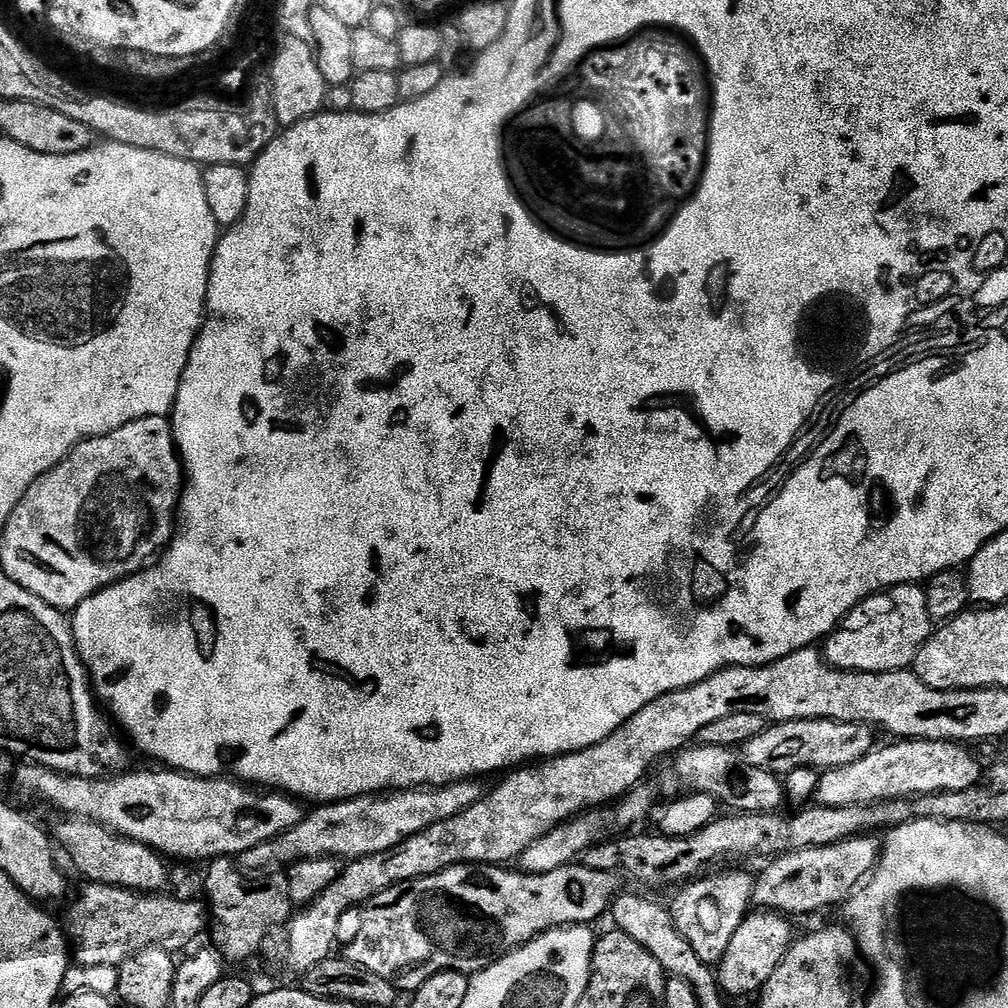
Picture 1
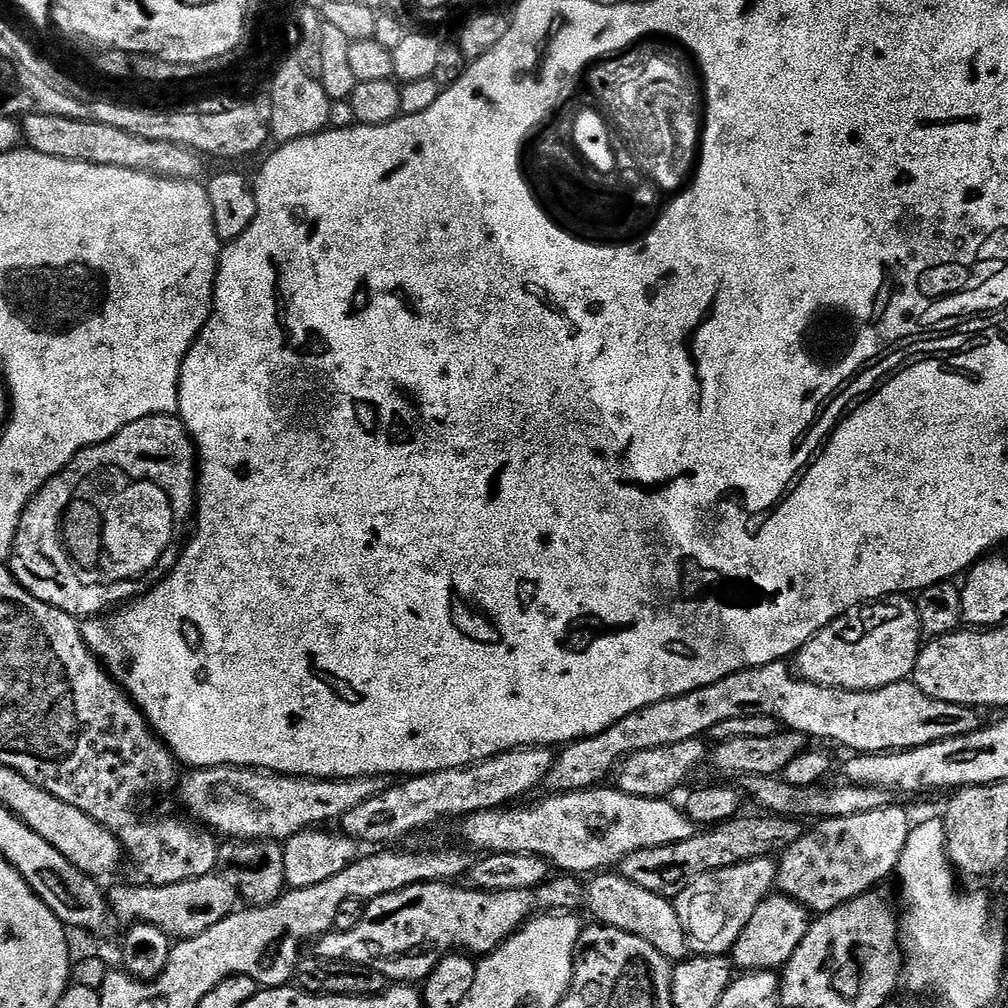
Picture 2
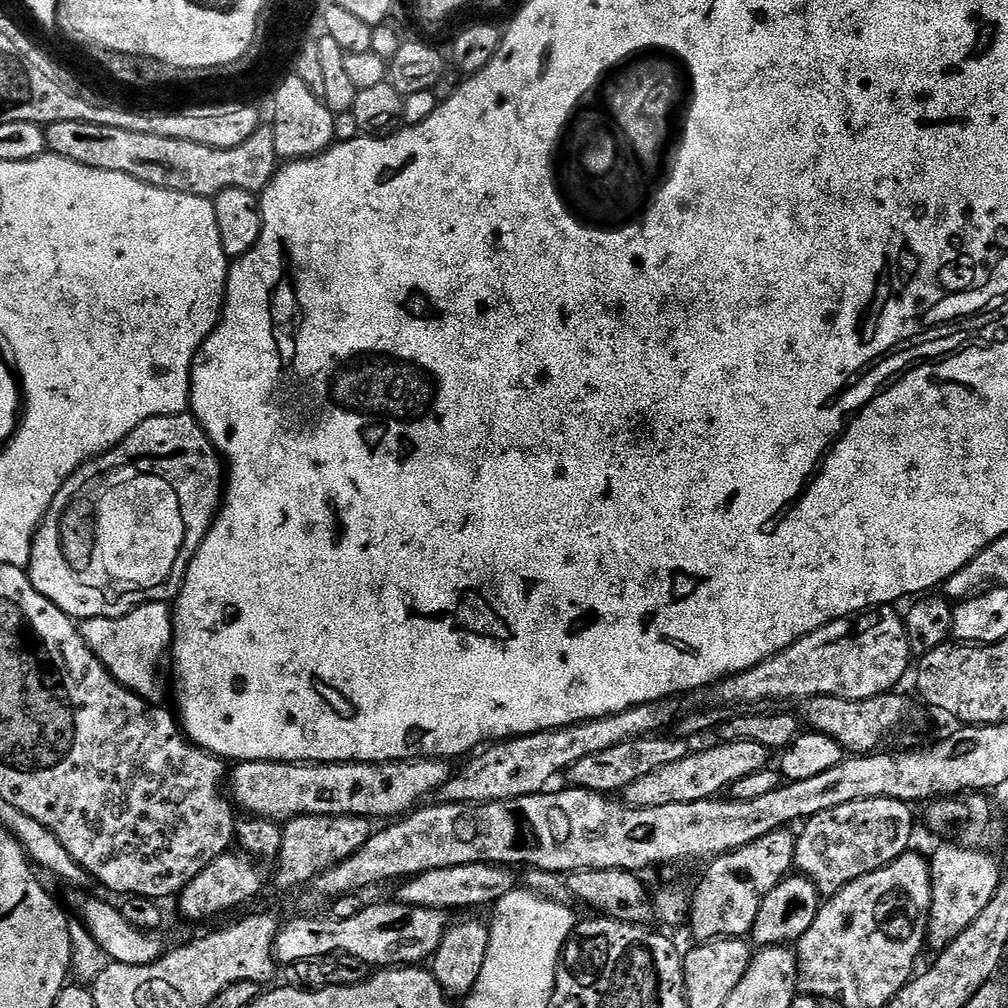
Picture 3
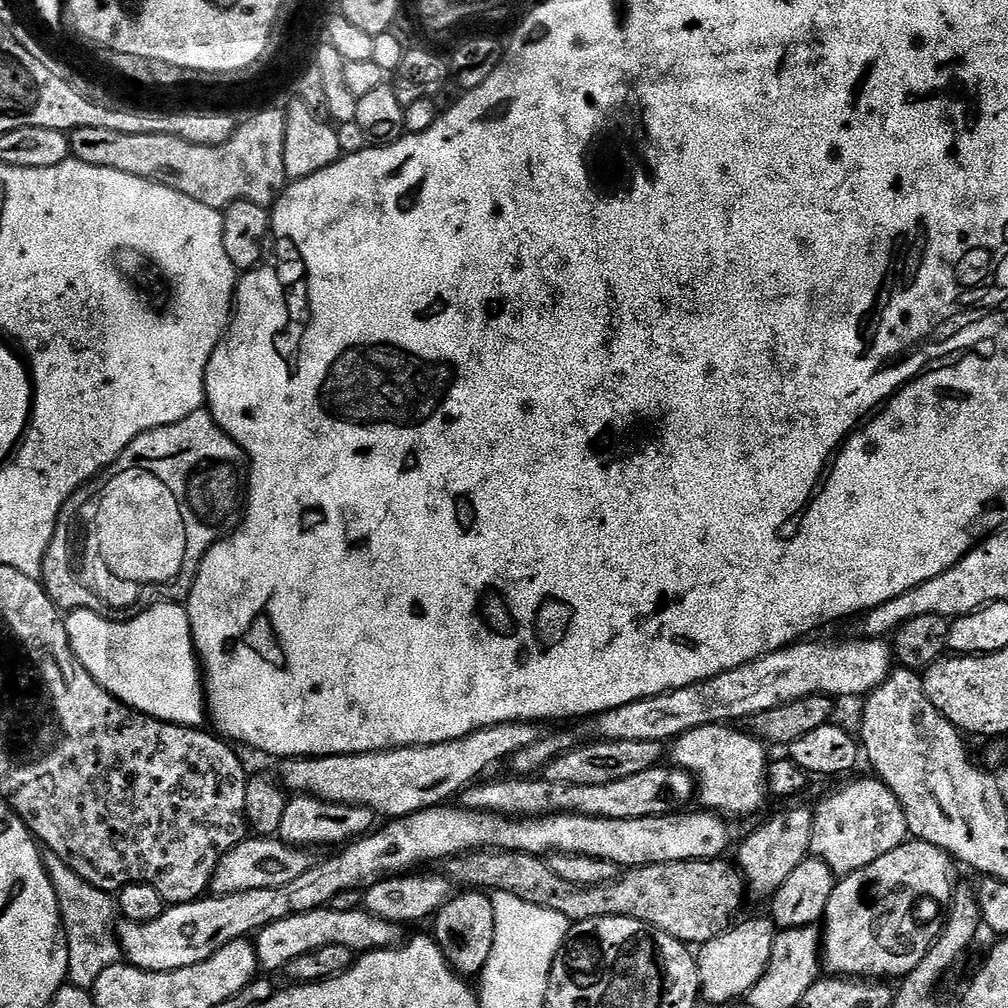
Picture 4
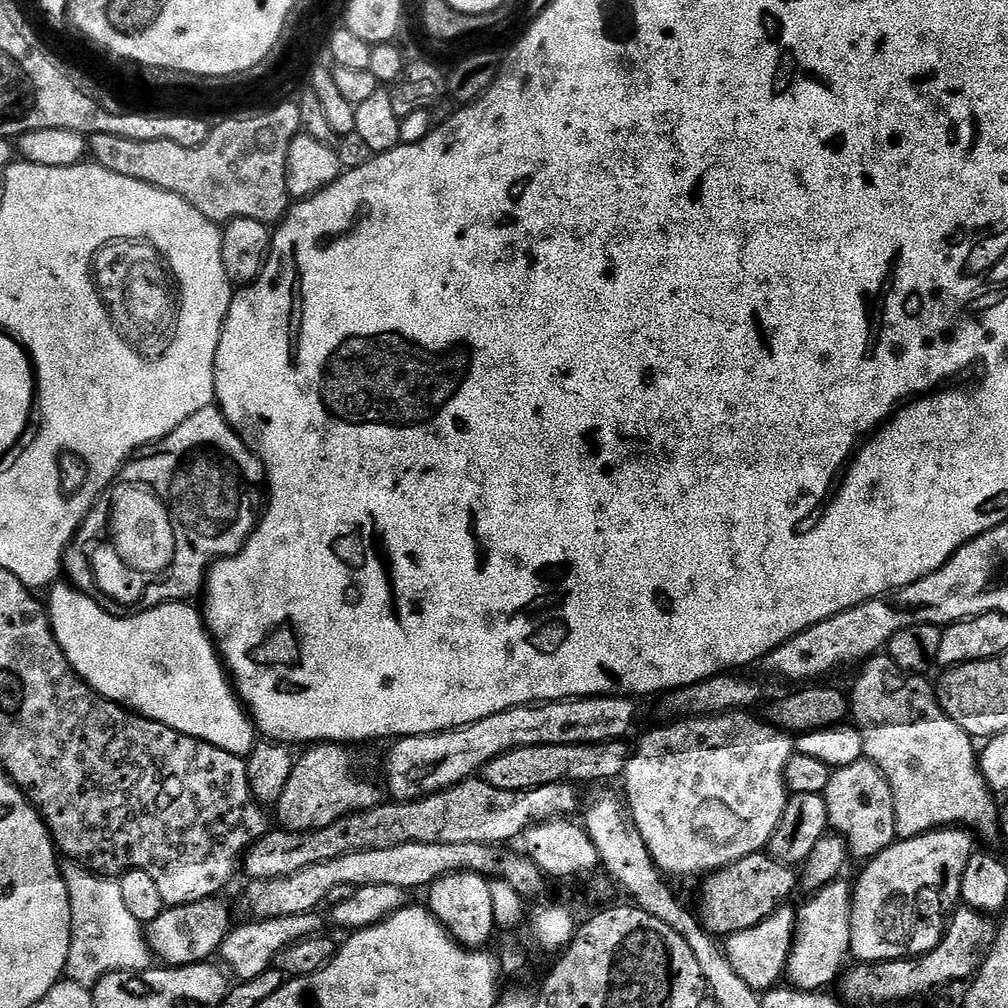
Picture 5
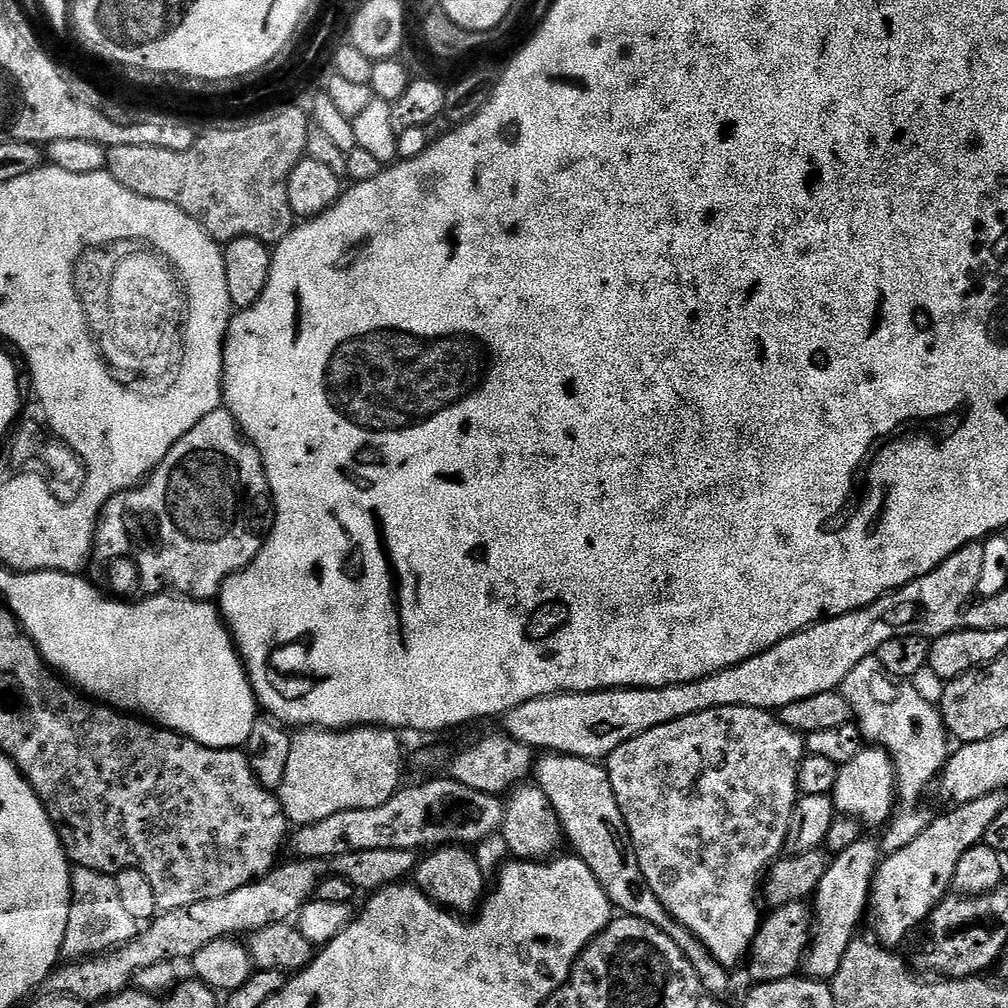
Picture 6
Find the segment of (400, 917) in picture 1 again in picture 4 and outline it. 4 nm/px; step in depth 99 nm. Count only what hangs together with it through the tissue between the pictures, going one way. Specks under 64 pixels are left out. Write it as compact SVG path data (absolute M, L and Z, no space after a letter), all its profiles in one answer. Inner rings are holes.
M331 906L319 908L310 910L306 914L294 914L290 918L282 918L282 922L274 922L255 933L256 963L263 971L265 968L268 972L279 973L291 960L298 958L298 954L306 954L310 950L322 950L322 946L335 944L346 946L354 954L393 947L401 939L400 932L402 932L401 925L372 916L365 910L347 912L334 910Z

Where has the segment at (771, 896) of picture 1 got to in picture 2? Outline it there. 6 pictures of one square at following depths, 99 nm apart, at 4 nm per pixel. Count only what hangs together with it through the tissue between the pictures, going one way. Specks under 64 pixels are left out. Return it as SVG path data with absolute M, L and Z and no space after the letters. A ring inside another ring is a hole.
M897 806L882 810L870 810L866 814L854 814L850 818L821 819L817 828L809 827L805 835L800 836L794 846L782 853L776 869L776 888L791 900L803 904L812 914L823 914L849 903L859 896L871 893L889 875L895 873L900 864L902 852L910 838L914 824Z

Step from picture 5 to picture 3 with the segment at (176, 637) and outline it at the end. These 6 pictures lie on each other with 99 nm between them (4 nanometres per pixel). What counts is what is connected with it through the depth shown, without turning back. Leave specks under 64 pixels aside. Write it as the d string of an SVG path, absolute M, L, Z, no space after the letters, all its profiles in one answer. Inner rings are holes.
M157 602L154 604L143 604L142 607L134 609L130 614L119 616L111 620L110 618L94 618L93 620L83 621L79 625L80 634L84 637L86 643L90 646L92 653L99 658L99 660L108 667L108 673L114 677L123 688L128 688L132 692L136 692L143 700L149 702L159 701L160 696L160 667L165 667L166 657L169 655L172 646L172 608L167 603Z

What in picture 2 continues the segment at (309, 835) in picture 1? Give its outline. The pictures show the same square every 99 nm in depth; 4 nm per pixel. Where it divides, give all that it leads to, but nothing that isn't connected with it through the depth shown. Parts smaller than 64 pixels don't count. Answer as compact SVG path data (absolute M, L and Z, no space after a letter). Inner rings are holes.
M548 746L515 748L465 768L409 776L403 782L395 783L398 785L394 788L387 787L379 795L362 802L362 806L354 806L350 814L340 817L338 824L345 836L361 845L392 846L395 840L411 832L420 832L423 828L432 828L443 820L459 821L475 812L494 810L523 801L520 799L527 792L543 785L556 757L557 753Z

